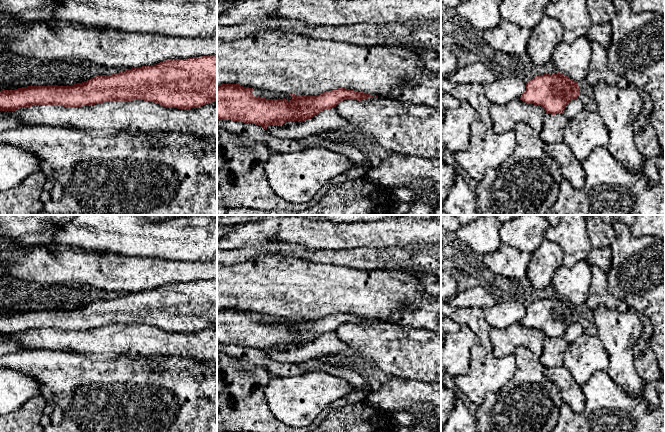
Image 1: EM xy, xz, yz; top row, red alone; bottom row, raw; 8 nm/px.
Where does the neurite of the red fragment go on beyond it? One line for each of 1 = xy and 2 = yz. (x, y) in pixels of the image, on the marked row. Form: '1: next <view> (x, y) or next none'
1: next none
2: next none

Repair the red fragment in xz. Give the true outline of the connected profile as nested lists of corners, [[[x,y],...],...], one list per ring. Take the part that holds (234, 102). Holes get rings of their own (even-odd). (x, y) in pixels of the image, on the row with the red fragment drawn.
[[[222,84],[217,86],[217,119],[239,121],[243,123],[252,123],[267,129],[270,125],[281,126],[287,121],[305,121],[313,118],[324,110],[336,107],[336,105],[343,100],[357,100],[361,101],[374,97],[364,92],[353,91],[346,88],[338,88],[331,91],[323,92],[320,95],[296,95],[289,94],[292,99],[290,101],[283,99],[265,99],[260,96],[256,97],[252,94],[253,88],[243,87],[239,84]]]

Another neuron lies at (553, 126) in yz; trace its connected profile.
[[[546,113],[544,125],[540,138],[544,143],[558,143],[562,141],[562,131],[566,126],[568,118],[564,113],[551,115]]]

